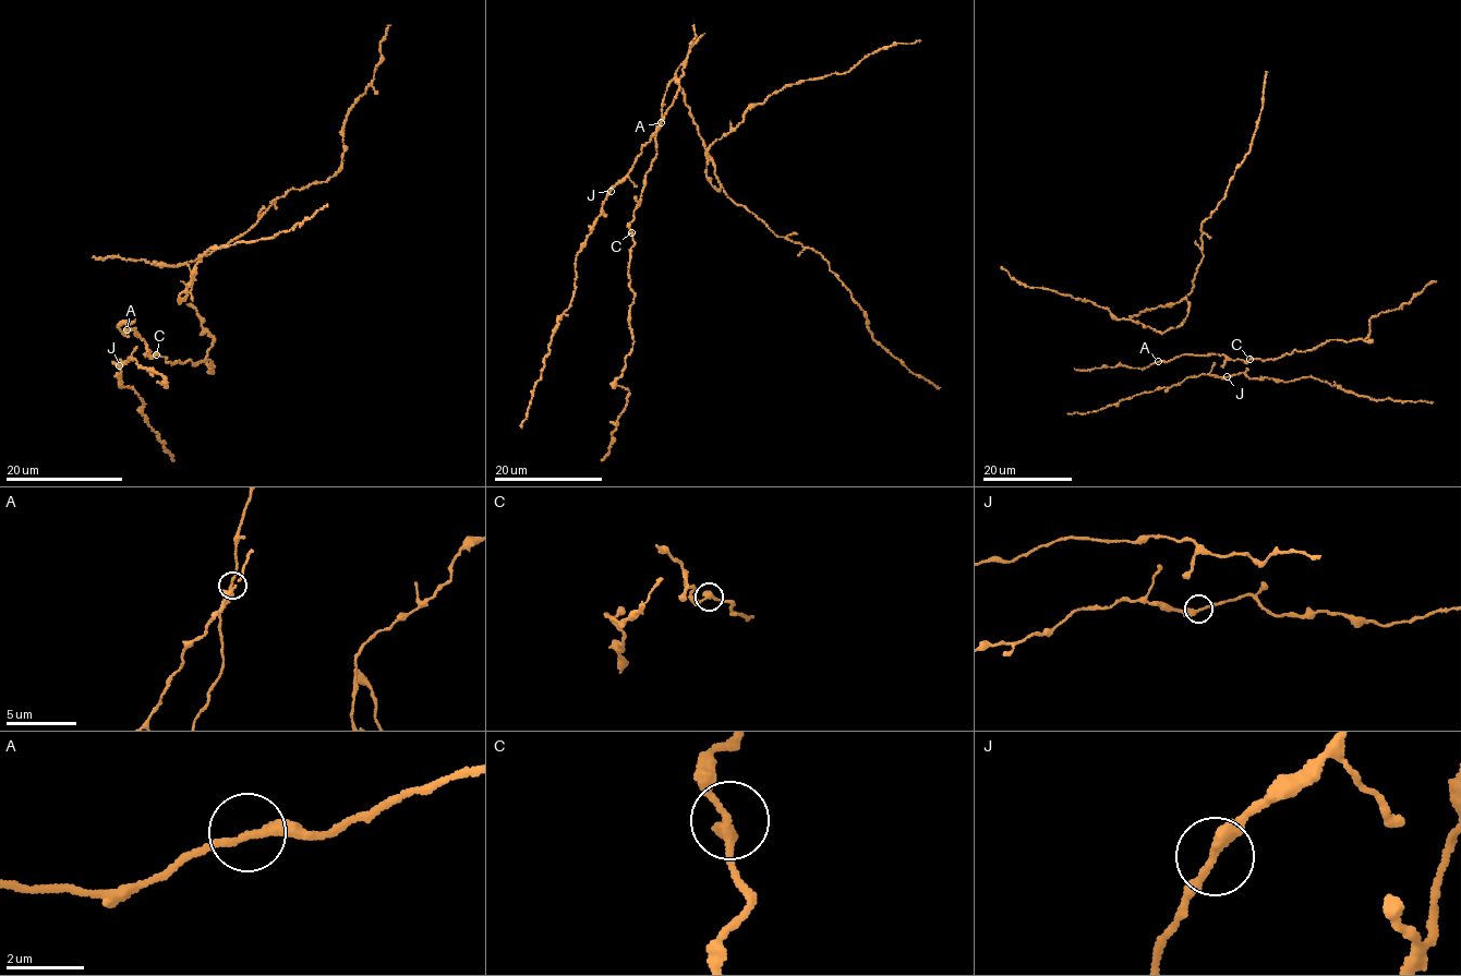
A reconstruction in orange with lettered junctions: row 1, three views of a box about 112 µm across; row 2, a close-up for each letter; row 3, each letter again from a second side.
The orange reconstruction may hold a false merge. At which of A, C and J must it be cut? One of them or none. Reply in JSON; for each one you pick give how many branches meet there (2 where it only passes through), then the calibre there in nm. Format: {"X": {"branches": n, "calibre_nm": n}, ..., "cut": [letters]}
{"cut": []}

